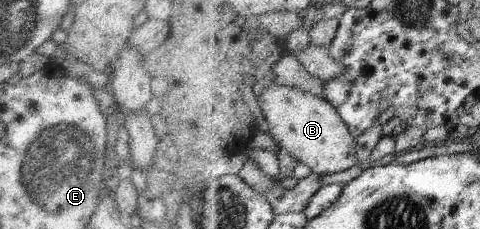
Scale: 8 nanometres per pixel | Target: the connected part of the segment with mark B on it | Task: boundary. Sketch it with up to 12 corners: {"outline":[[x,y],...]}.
{"outline":[[266,93],[276,141],[324,176],[359,165],[357,137],[327,98]]}

